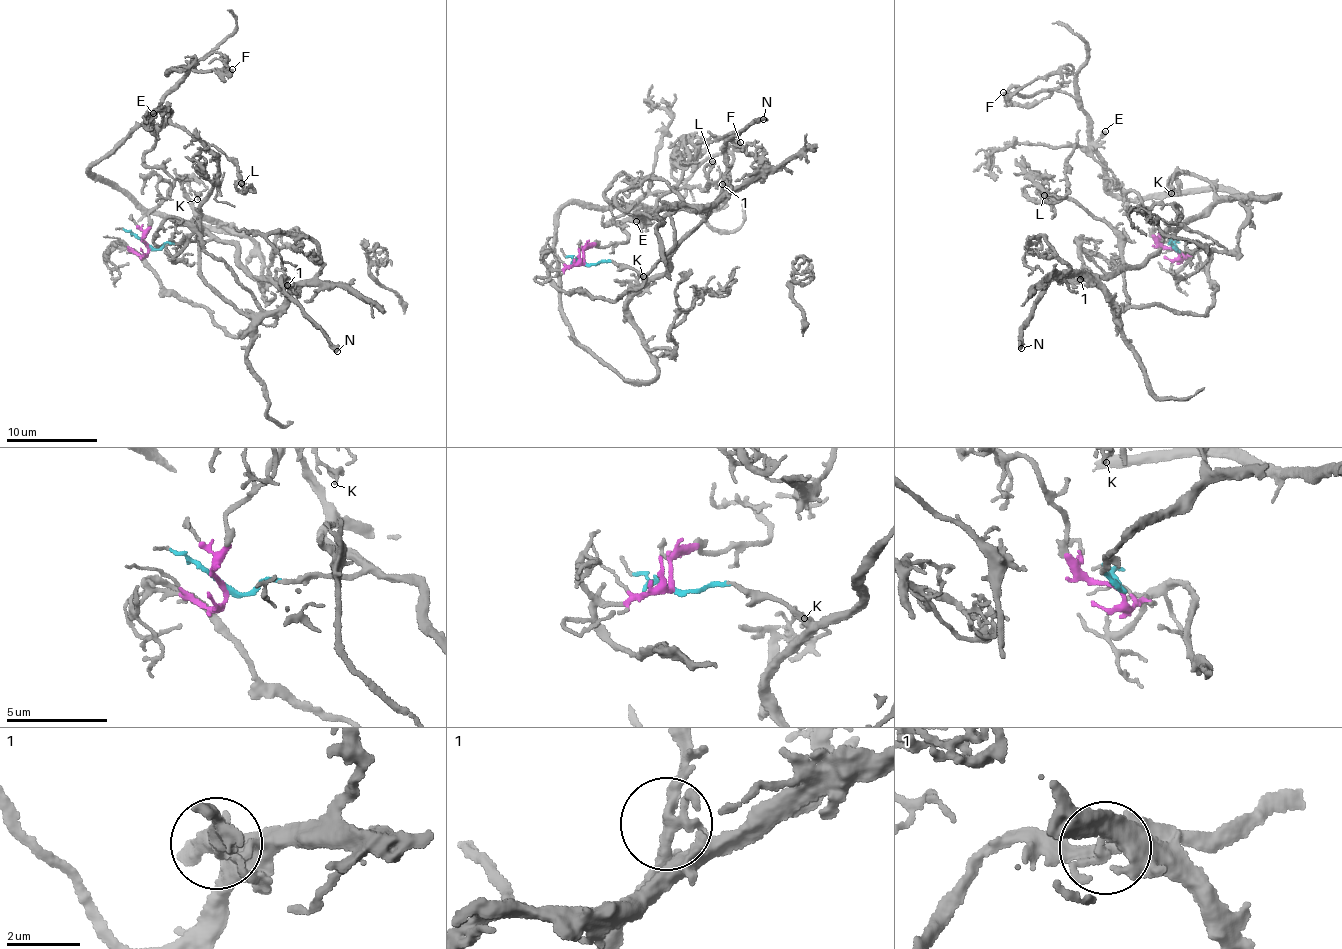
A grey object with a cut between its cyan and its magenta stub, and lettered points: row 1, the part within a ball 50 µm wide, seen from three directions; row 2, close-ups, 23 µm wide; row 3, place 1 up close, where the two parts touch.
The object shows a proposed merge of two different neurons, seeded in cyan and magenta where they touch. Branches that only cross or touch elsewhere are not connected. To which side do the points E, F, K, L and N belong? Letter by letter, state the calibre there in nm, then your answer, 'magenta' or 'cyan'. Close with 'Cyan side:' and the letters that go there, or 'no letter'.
E: 200 nm | cyan
F: 140 nm | cyan
K: 170 nm | cyan
L: 170 nm | cyan
N: 320 nm | cyan
Cyan side: E, F, K, L, N

